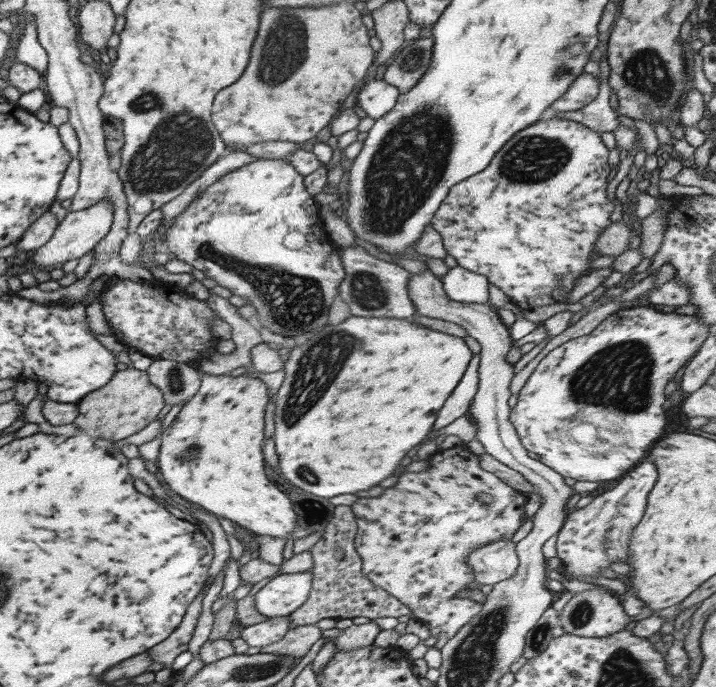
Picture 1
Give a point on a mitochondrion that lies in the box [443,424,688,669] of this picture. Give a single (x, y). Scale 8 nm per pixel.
(581, 614)

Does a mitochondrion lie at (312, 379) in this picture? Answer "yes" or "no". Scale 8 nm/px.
yes

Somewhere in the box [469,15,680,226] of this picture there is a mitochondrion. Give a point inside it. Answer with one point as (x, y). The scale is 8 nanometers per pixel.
(534, 159)

